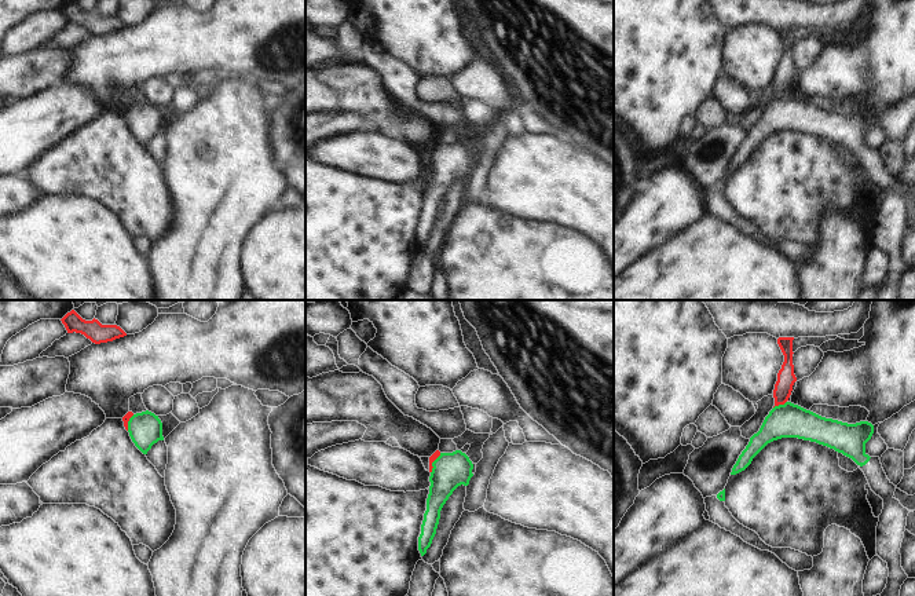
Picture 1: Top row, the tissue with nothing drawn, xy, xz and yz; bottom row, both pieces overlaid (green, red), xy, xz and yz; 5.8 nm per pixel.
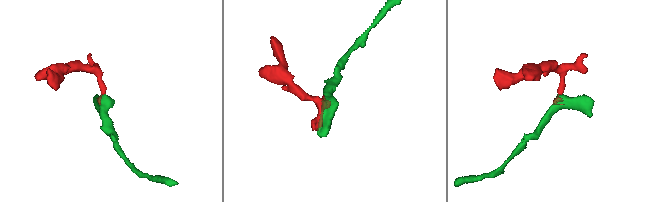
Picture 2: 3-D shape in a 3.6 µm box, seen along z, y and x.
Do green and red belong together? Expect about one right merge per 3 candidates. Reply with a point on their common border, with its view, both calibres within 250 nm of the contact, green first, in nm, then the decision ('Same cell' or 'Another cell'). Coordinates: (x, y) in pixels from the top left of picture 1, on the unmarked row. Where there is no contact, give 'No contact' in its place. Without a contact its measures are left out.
Touches green at yz (779, 97). Thickness 200 nm (green) against 110 nm. Same cell

